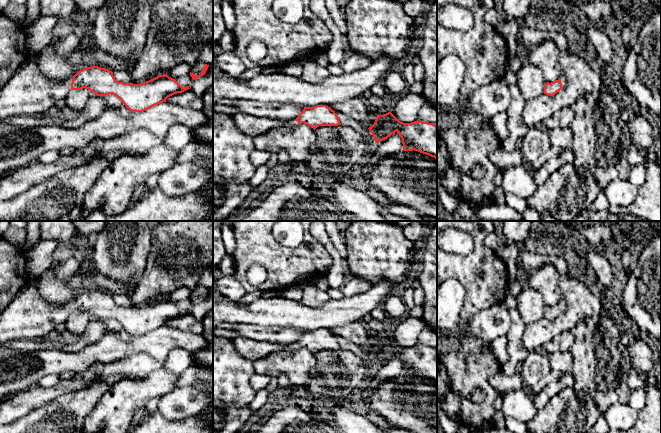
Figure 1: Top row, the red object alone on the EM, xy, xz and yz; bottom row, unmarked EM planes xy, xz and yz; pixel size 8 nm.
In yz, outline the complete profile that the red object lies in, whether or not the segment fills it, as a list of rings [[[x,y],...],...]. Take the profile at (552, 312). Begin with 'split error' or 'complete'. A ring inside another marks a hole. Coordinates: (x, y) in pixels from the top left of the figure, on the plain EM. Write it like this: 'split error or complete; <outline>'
split error; [[[562,300],[561,302],[559,302],[558,304],[554,306],[545,307],[544,318],[549,319],[549,320],[555,319],[557,316],[559,316],[564,311],[565,307],[566,307],[566,304],[564,300]]]

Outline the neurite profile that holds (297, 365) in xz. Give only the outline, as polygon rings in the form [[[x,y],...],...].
[[[304,347],[270,353],[254,361],[256,374],[271,378],[285,375],[294,387],[307,386],[312,380],[315,367],[315,354]]]

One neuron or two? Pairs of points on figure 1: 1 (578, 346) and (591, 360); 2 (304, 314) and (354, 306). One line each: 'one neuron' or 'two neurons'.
1: one neuron
2: one neuron

